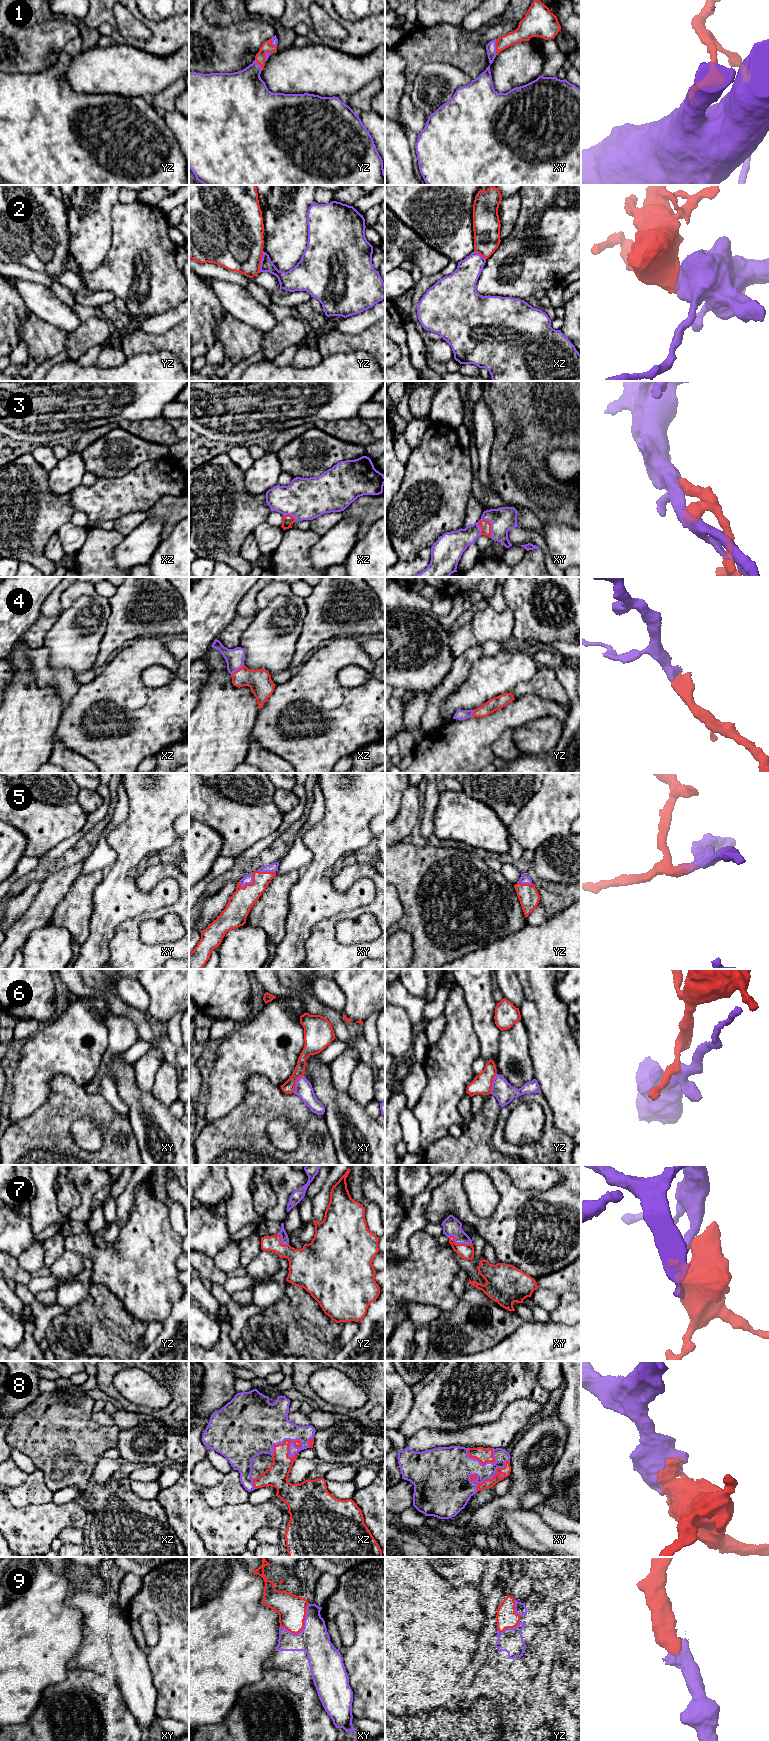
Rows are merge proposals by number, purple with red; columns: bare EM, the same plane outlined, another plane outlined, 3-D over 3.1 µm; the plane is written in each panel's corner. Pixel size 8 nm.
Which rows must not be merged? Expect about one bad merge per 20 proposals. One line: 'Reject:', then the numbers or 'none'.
Reject: 2, 6

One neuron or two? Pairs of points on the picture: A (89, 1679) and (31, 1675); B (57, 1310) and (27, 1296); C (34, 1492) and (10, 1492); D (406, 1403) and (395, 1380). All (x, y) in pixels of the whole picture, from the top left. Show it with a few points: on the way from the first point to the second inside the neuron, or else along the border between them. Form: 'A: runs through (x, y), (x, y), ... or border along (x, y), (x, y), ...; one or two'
A: border along (71, 1664), (67, 1675), (62, 1680), (45, 1689); two
B: runs through (49, 1310), (40, 1310), (34, 1304); one
C: runs through (28, 1492), (16, 1492); one
D: runs through (404, 1397), (404, 1394), (396, 1386); one

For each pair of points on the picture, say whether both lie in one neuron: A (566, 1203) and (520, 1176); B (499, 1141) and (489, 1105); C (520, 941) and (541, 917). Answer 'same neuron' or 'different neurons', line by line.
A: different neurons
B: different neurons
C: different neurons

